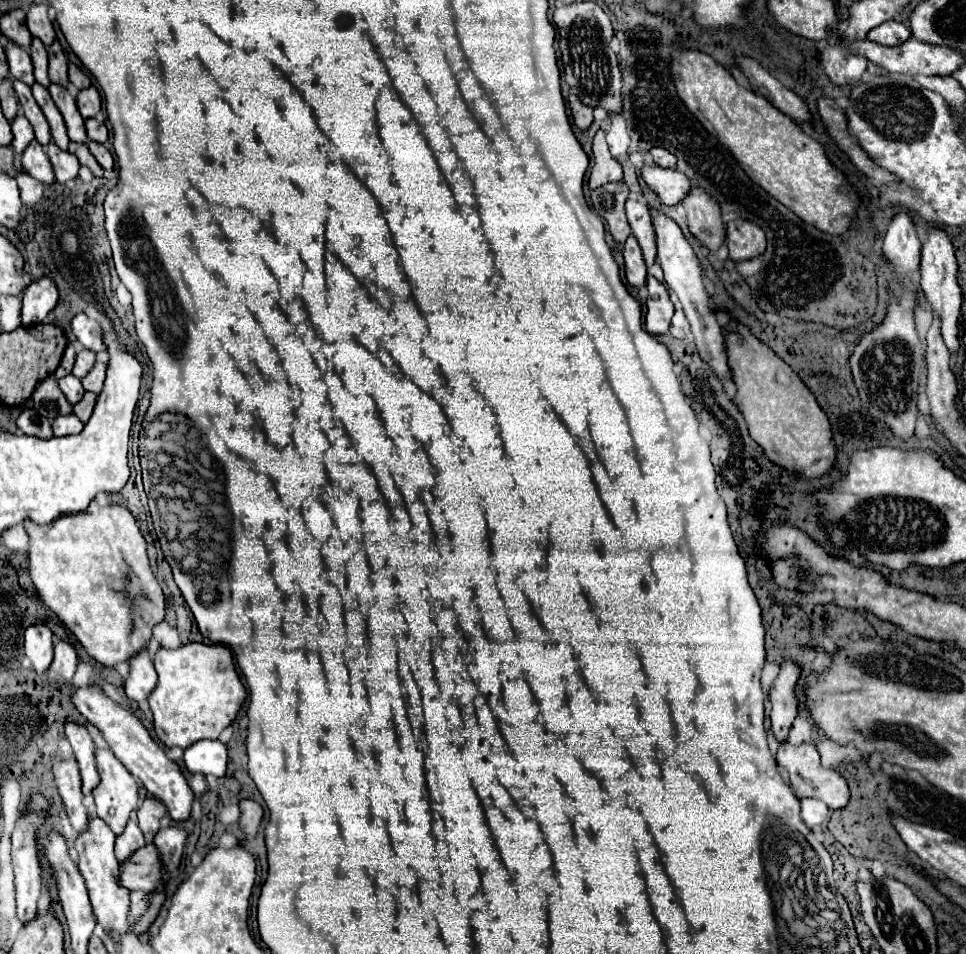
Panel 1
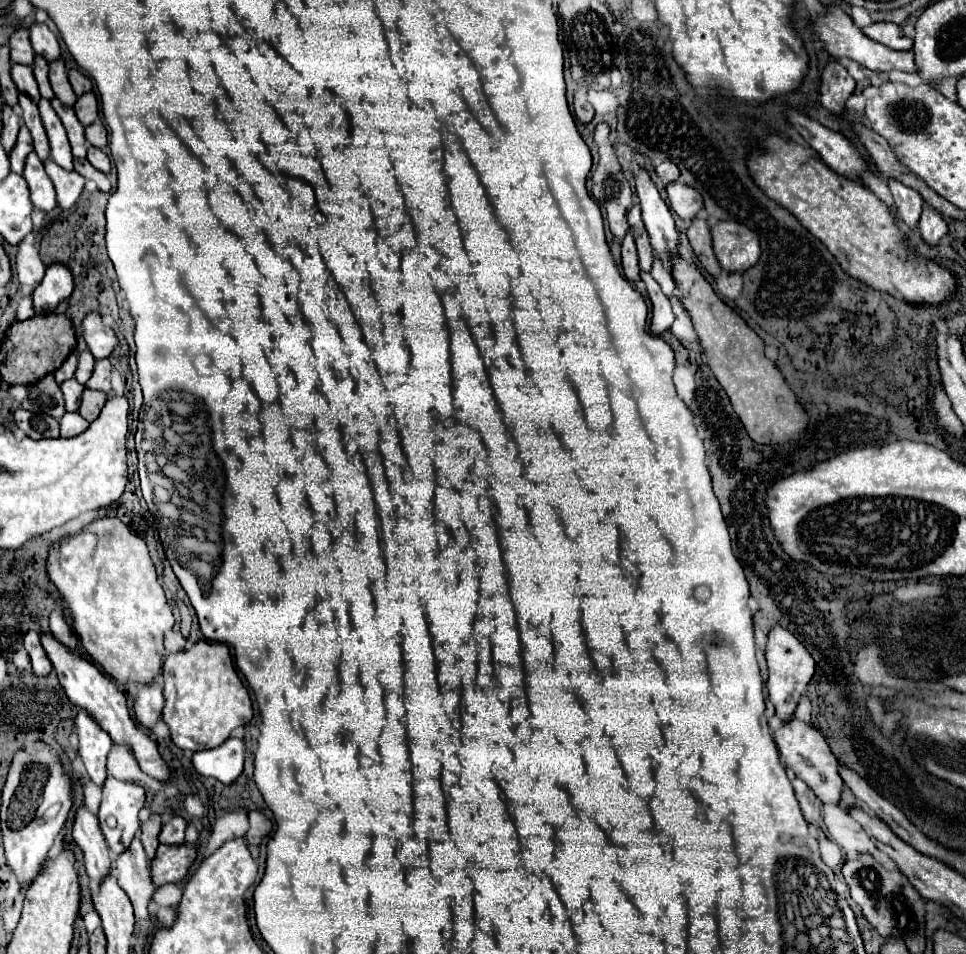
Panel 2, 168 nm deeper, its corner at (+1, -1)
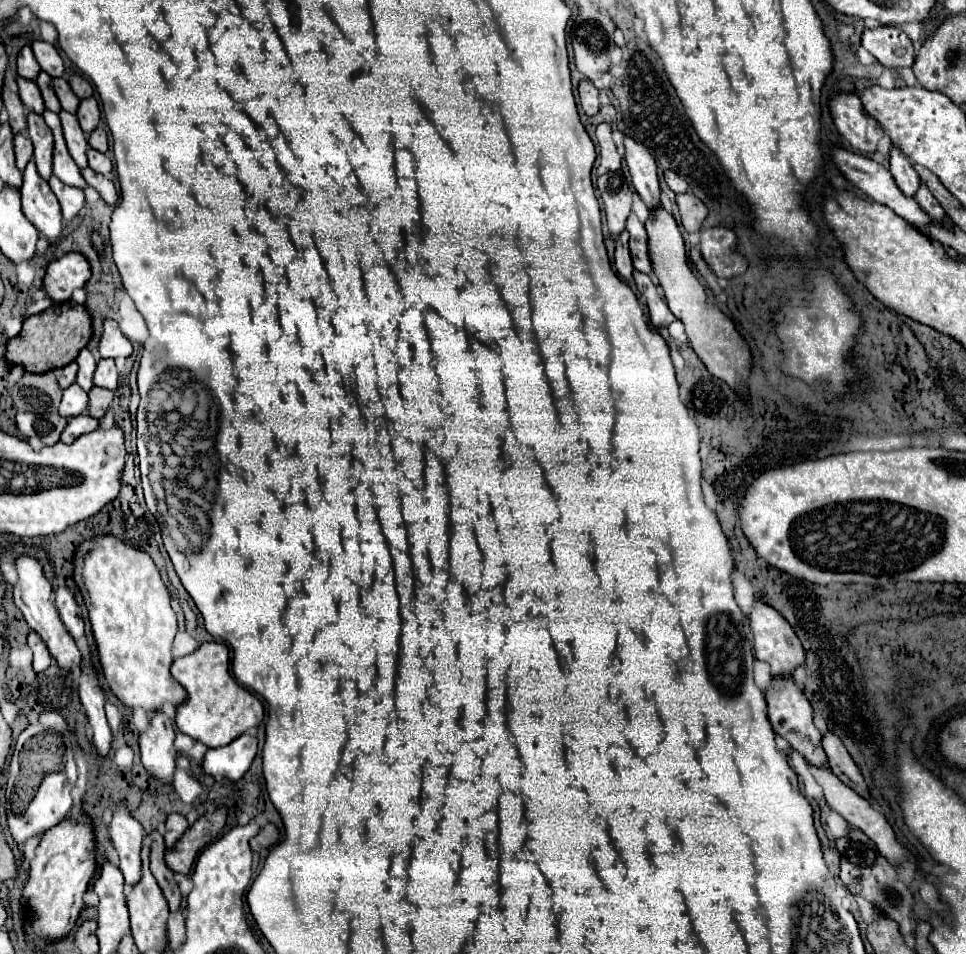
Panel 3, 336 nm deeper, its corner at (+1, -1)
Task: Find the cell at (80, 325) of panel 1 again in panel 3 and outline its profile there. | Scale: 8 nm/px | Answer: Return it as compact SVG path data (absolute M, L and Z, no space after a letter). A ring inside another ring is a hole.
M105 320L99 352L103 358L129 358L133 354L131 342L123 336L115 320Z

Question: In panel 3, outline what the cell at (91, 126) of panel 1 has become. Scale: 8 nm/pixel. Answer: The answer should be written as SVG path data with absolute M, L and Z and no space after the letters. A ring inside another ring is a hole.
M99 126L91 136L89 136L89 146L93 148L93 150L97 150L97 152L107 152L107 134L105 134L105 130Z

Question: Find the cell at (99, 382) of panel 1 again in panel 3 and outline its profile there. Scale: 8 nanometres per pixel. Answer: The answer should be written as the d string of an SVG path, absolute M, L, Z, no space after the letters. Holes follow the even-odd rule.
M99 360L97 370L95 370L95 384L107 390L117 388L117 368L115 360Z

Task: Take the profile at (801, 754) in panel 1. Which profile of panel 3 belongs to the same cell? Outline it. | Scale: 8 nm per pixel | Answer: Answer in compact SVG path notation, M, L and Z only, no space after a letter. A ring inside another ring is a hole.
M773 676L771 682L769 682L769 686L767 686L765 698L767 698L767 714L769 714L769 722L771 722L773 730L779 732L791 744L793 750L797 750L799 754L803 754L809 764L827 766L827 756L823 754L823 746L819 742L821 732L813 724L811 704L805 698L803 690L793 680L793 676Z

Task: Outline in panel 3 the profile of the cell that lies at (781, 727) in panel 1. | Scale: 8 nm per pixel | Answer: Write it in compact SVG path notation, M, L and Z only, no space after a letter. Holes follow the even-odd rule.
M757 600L749 614L749 628L755 636L755 656L771 666L771 674L791 674L793 668L803 664L803 646L787 620L775 608Z

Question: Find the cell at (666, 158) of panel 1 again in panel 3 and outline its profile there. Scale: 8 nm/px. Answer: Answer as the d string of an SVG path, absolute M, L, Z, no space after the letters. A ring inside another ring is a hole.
M667 170L667 172L665 172L665 180L667 180L669 188L671 188L675 194L683 194L683 192L687 192L687 182L685 182L681 176L677 176L675 172Z

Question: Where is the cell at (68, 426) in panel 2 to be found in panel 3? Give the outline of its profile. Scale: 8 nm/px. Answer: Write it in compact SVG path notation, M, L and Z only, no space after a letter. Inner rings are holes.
M87 414L73 416L73 418L69 418L69 424L67 424L65 432L61 434L61 442L63 442L63 444L71 444L71 442L75 442L79 436L97 430L97 426L99 426L99 420L87 416Z

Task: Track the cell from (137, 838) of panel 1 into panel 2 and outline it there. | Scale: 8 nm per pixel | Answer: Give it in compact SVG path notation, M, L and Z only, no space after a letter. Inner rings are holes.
M135 836L127 850L115 860L115 868L119 872L117 882L131 898L137 920L149 918L147 904L155 892L155 886L151 884L149 863L139 836Z

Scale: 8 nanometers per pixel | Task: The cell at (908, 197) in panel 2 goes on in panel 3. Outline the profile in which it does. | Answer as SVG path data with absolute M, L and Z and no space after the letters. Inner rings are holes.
M895 144L889 150L889 162L891 162L891 174L897 182L897 186L901 188L901 192L907 196L913 196L915 190L919 188L919 174L915 172L909 158Z

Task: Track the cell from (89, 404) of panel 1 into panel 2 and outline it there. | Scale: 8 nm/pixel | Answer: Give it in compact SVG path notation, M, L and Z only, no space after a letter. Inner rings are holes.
M85 390L83 396L81 396L81 408L79 408L79 414L87 420L87 422L93 422L101 408L105 406L105 400L107 400L107 394L105 392L97 392L97 390Z

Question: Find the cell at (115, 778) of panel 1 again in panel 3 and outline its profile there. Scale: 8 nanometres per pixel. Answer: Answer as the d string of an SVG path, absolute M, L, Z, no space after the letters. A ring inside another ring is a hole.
M117 806L113 812L113 820L109 824L109 834L113 846L119 854L119 870L125 878L125 886L133 888L141 880L141 844L143 844L143 828L129 814L127 806Z

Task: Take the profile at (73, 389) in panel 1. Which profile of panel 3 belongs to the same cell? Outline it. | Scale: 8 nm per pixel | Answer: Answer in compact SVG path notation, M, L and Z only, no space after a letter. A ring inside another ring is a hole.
M71 384L63 392L63 400L61 400L61 406L59 406L59 414L65 416L65 418L79 416L79 414L83 414L87 410L87 406L89 406L87 392L81 390L77 384Z

